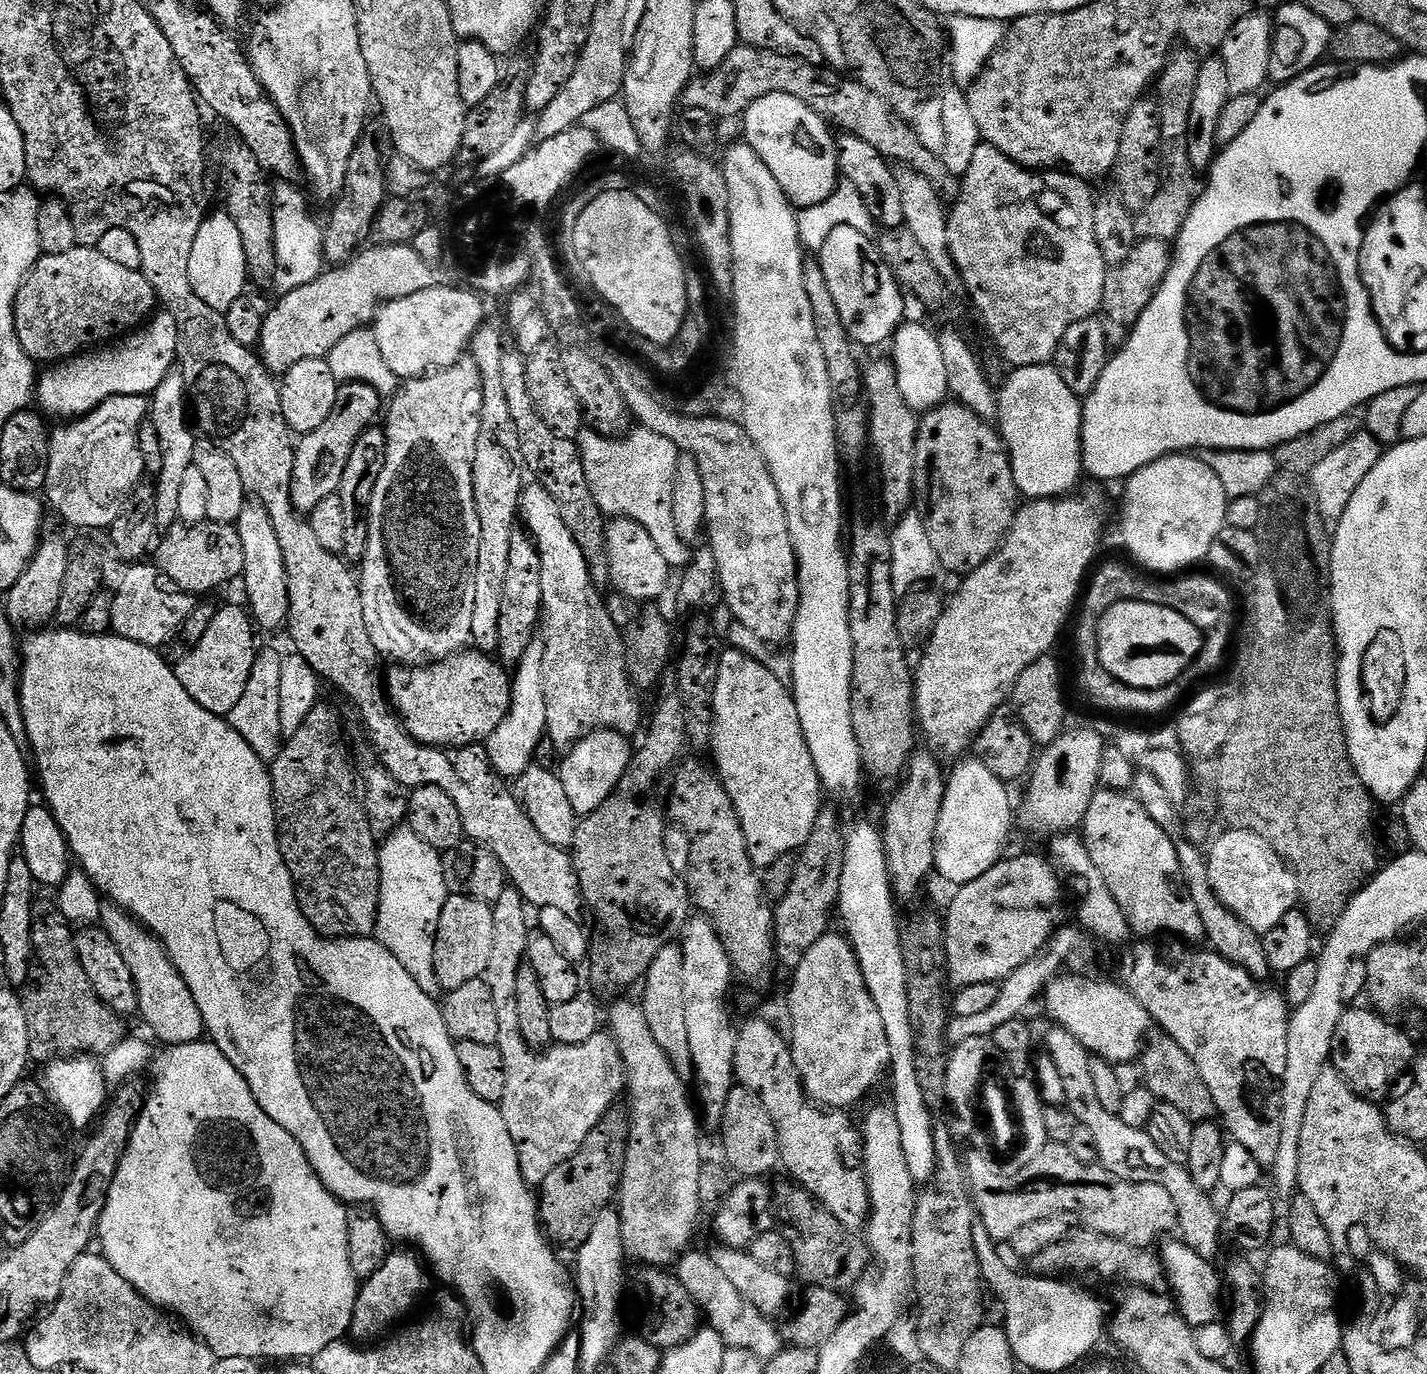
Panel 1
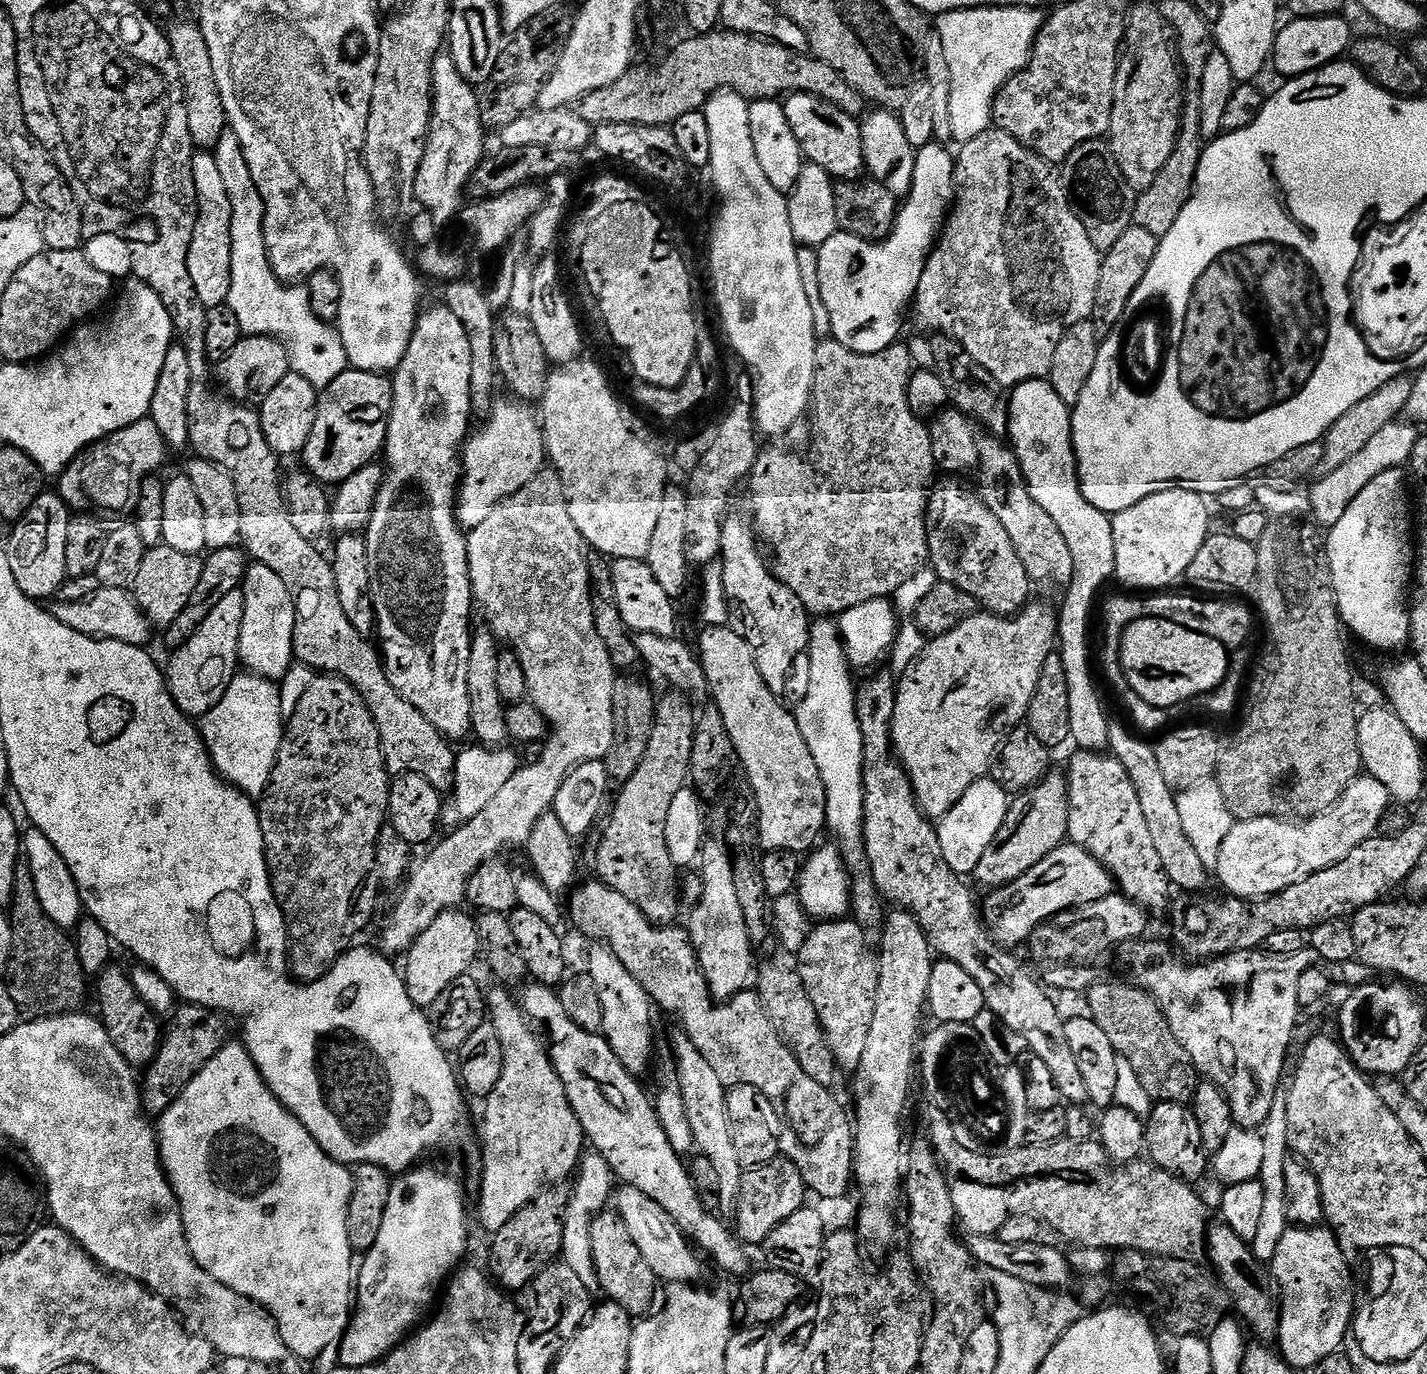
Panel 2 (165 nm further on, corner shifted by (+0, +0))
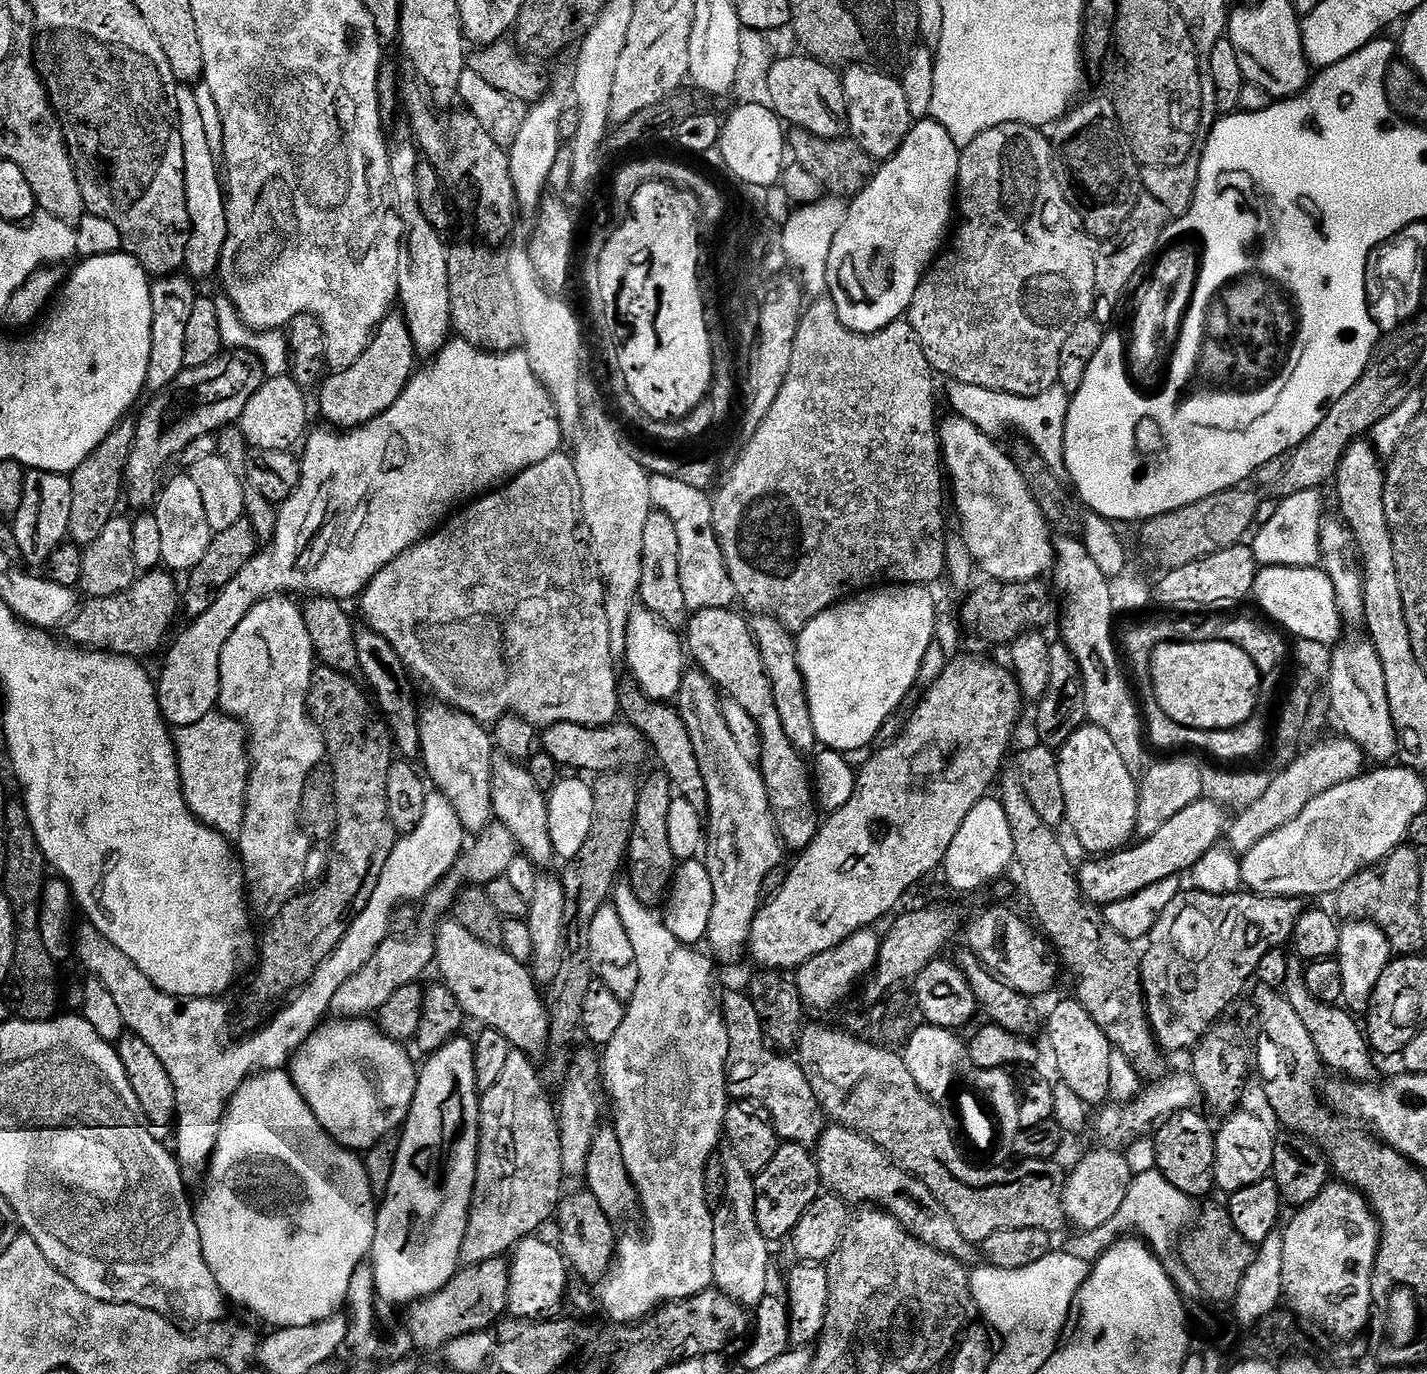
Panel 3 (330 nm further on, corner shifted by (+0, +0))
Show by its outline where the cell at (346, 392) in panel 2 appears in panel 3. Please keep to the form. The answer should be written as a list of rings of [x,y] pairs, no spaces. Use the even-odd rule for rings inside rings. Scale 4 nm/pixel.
[[[389,314],[376,329],[358,362],[354,362],[354,366],[349,368],[333,371],[319,385],[320,412],[329,420],[325,421],[337,429],[360,428],[390,410],[394,402],[398,402],[402,390],[408,385],[417,368],[416,347],[410,338],[408,324],[403,315]]]

